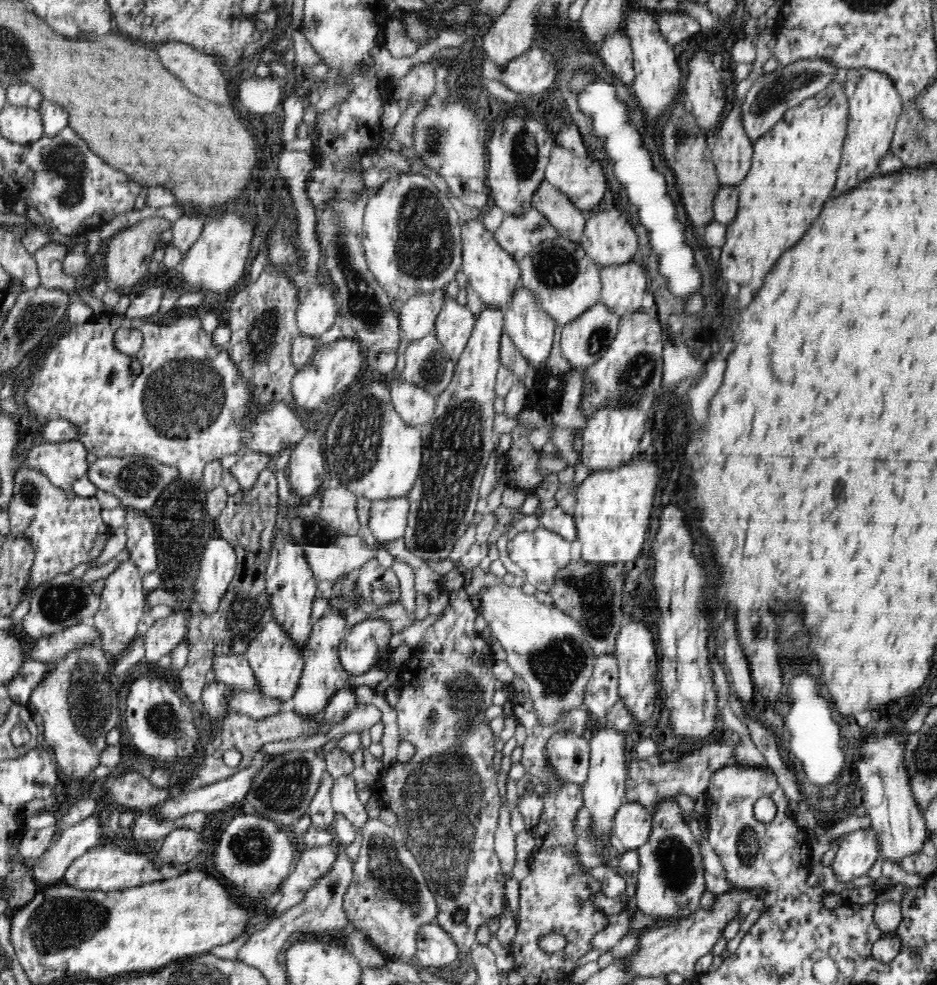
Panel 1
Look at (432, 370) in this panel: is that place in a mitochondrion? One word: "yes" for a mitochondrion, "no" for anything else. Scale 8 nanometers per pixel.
yes

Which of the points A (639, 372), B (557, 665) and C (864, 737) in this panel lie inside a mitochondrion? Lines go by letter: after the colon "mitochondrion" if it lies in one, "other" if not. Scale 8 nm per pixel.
A: mitochondrion
B: mitochondrion
C: other

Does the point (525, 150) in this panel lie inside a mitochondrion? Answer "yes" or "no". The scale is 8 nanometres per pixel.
yes

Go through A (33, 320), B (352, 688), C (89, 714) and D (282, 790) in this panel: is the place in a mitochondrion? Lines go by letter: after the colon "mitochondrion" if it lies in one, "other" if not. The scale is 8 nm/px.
A: mitochondrion
B: other
C: mitochondrion
D: mitochondrion

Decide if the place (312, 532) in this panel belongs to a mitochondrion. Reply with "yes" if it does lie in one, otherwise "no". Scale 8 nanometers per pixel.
yes

